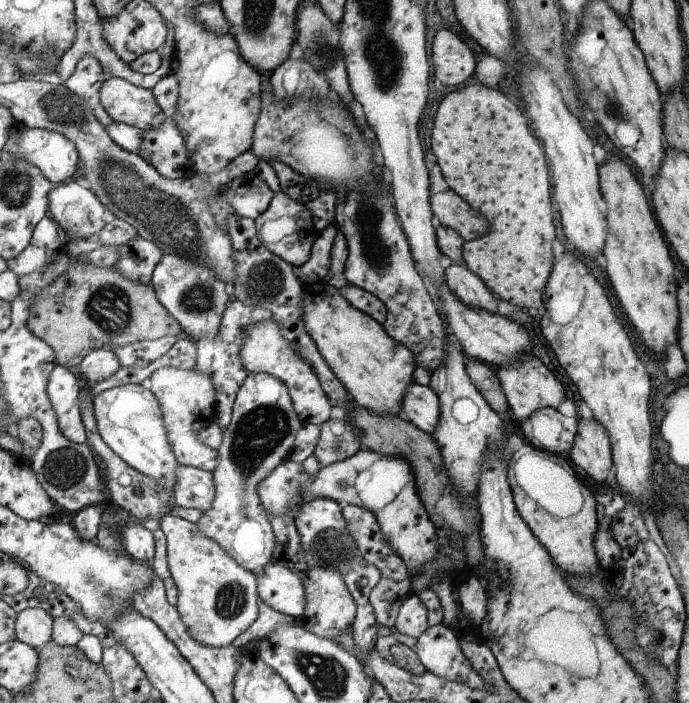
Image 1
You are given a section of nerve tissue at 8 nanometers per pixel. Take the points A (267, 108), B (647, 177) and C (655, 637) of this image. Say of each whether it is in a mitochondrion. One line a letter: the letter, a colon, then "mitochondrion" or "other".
A: other
B: other
C: mitochondrion

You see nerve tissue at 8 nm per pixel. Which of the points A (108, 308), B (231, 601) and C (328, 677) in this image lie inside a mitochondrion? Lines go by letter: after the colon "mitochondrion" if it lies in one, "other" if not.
A: mitochondrion
B: mitochondrion
C: mitochondrion

